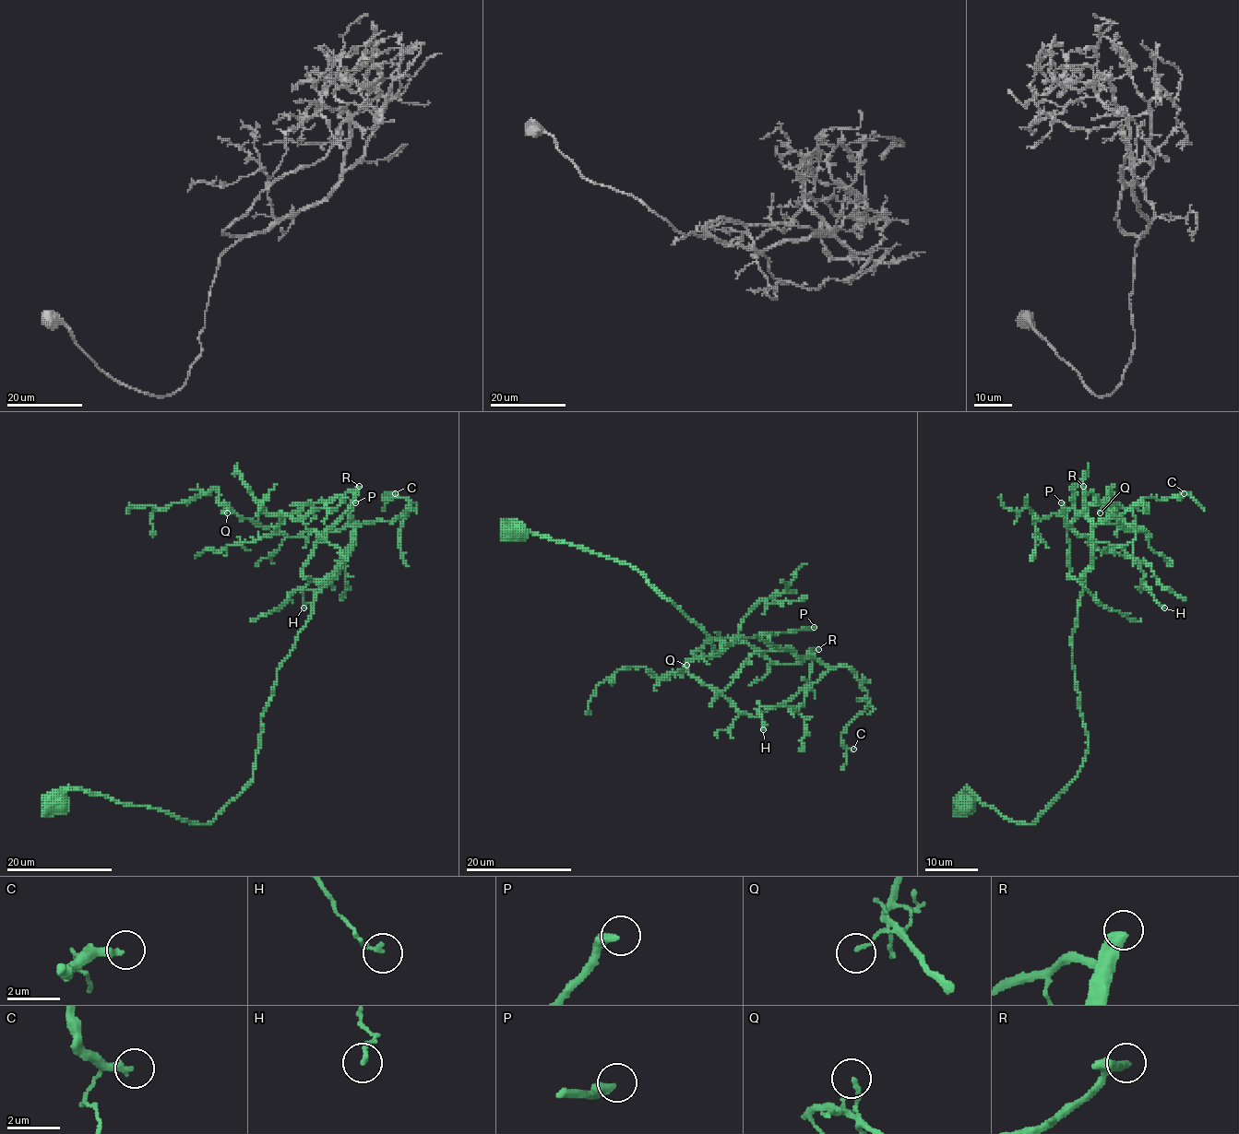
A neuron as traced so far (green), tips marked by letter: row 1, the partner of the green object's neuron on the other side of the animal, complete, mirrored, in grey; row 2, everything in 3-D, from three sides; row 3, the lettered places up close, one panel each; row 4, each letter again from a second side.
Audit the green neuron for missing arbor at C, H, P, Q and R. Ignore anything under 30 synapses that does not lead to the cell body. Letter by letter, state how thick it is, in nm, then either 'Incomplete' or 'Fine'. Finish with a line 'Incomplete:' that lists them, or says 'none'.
C: Thickness 280 nm. Fine
H: Thickness 160 nm. Fine
P: Thickness 360 nm. Incomplete
Q: Thickness 140 nm. Fine
R: Thickness 380 nm. Incomplete
Incomplete: P, R

